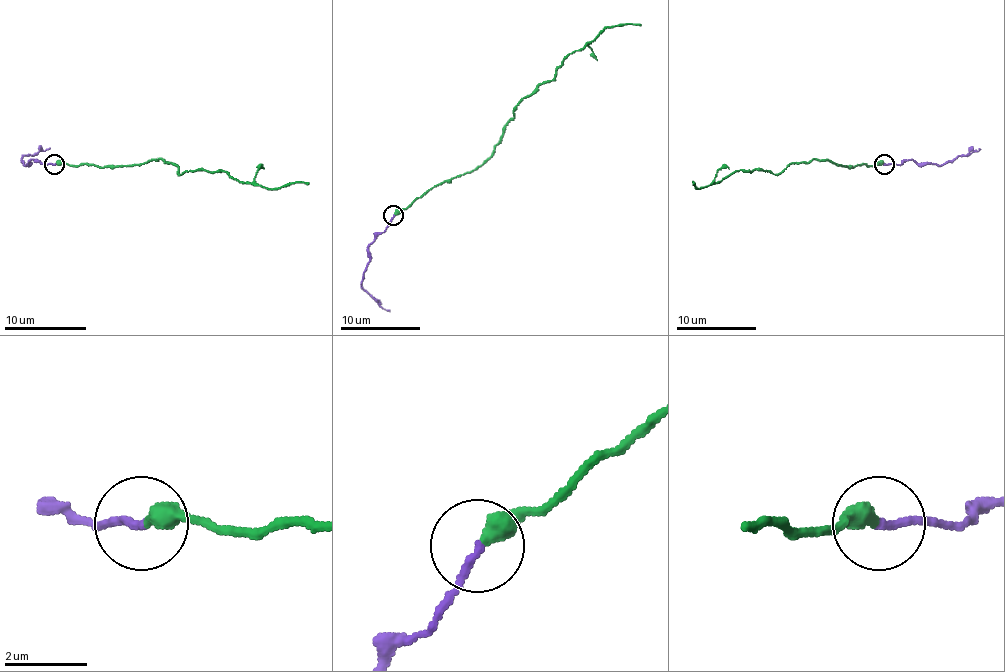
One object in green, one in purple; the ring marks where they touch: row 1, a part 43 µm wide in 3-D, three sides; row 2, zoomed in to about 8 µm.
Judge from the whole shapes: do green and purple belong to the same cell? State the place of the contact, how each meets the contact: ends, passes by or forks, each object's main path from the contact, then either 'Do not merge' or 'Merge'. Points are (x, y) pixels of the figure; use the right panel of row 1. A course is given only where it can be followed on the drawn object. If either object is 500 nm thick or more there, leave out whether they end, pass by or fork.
Place: (884, 164). At the ring green ends. At the ring purple ends. Course of green: (884, 164), (846, 168), (826, 160), (792, 162), (774, 173), (741, 169), (697, 187), (695, 183). Course of purple: (884, 164), (906, 160), (939, 166), (953, 162), (959, 156), (969, 156), (979, 148). Merge

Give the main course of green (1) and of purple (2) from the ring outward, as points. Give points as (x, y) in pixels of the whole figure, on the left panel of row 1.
1: (56, 163), (123, 168), (152, 159), (170, 161), (180, 174), (221, 170), (235, 180), (272, 188), (309, 184)
2: (54, 163), (37, 159), (27, 165), (21, 161), (25, 155), (35, 155), (50, 147)

